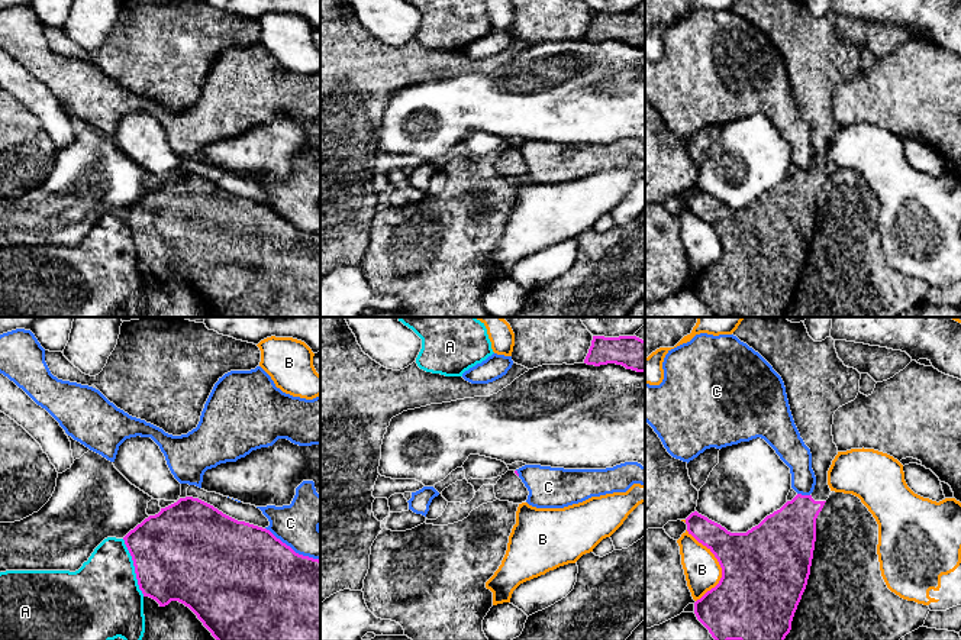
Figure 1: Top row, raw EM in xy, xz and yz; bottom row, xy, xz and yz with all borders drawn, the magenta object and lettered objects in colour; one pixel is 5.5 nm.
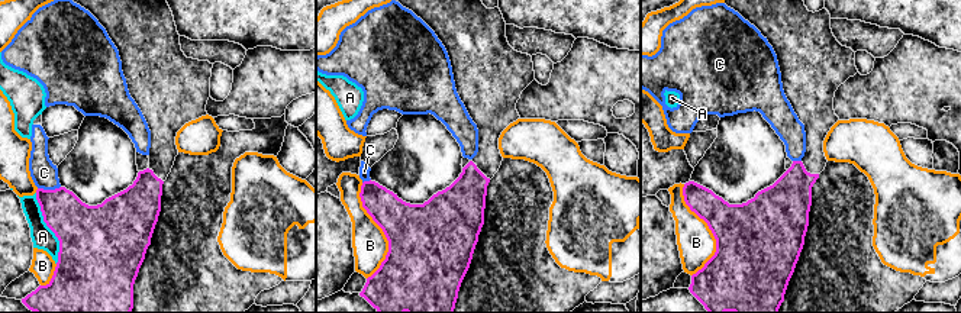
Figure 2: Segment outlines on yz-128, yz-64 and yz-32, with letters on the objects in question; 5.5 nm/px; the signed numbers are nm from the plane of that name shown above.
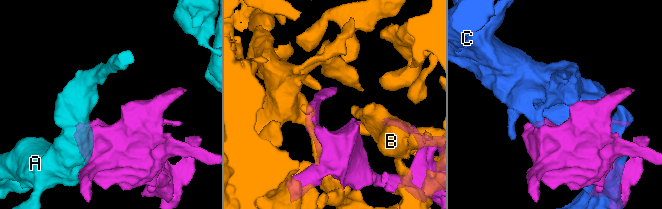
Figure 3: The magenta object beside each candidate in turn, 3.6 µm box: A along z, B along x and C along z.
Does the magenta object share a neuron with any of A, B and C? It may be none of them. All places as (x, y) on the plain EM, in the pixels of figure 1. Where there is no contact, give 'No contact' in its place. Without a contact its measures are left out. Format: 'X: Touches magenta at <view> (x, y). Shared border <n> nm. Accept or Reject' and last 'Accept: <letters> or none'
A: Touches magenta at xy (135, 243). Shared border 340 nm. Reject
B: Touches magenta at yz (721, 242). Shared border 400 nm. Reject
C: Touches magenta at xy (292, 225). Shared border 360 nm. Reject
Accept: none

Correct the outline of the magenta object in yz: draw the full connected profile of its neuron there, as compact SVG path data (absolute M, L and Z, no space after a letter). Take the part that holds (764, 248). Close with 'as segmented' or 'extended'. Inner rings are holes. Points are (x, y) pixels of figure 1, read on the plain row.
M739 0L732 10L758 28L781 52L794 100L812 129L816 161L810 171L797 169L791 177L787 177L780 185L767 191L746 209L731 209L697 187L686 194L688 210L706 222L722 243L719 259L694 278L694 290L716 317L784 317L791 306L794 288L810 250L816 217L816 194L832 168L828 161L828 146L838 130L832 111L833 90L839 83L857 74L861 49L844 41L838 33L832 13L815 17L804 0Z | extended

